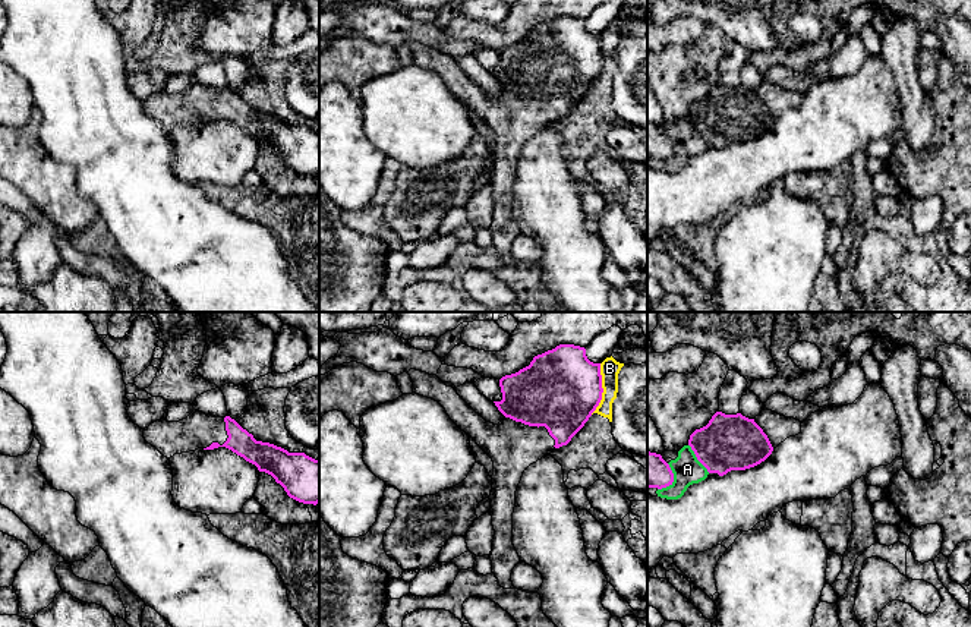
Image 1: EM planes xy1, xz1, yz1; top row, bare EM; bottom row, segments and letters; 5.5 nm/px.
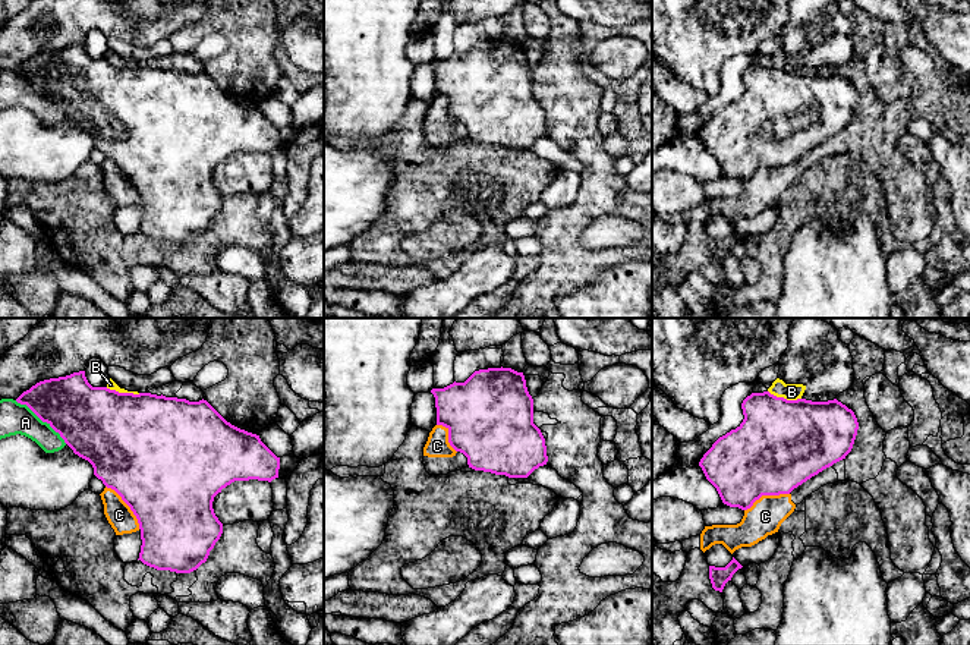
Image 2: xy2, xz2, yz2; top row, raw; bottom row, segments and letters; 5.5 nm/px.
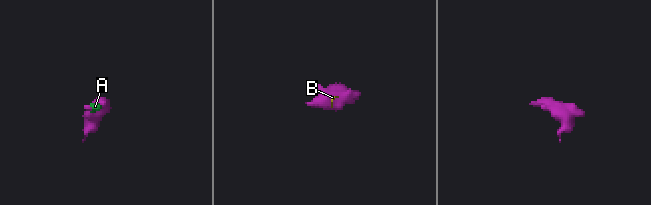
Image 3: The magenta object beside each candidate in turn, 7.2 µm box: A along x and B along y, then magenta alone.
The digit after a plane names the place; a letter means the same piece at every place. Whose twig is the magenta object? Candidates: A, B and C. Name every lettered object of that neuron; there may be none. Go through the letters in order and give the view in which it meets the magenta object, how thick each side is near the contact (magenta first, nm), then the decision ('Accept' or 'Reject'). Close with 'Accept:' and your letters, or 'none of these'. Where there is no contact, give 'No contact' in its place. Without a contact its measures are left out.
A: Touches magenta in xy2. Thickness 360 nm (magenta) against 170 nm. Reject
B: Touches magenta in xz1. Thickness 440 nm (magenta) against 110 nm. Reject
C: Touches magenta in xy2. Thickness 500 nm (magenta) against 140 nm. Reject
Accept: none of these

